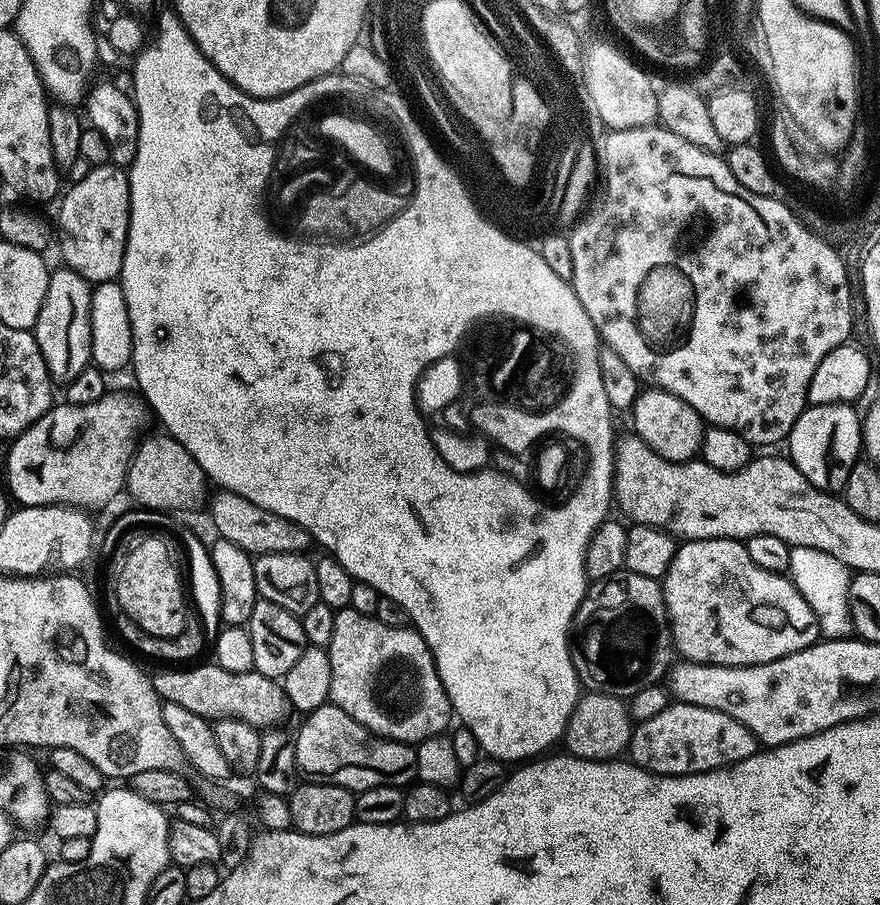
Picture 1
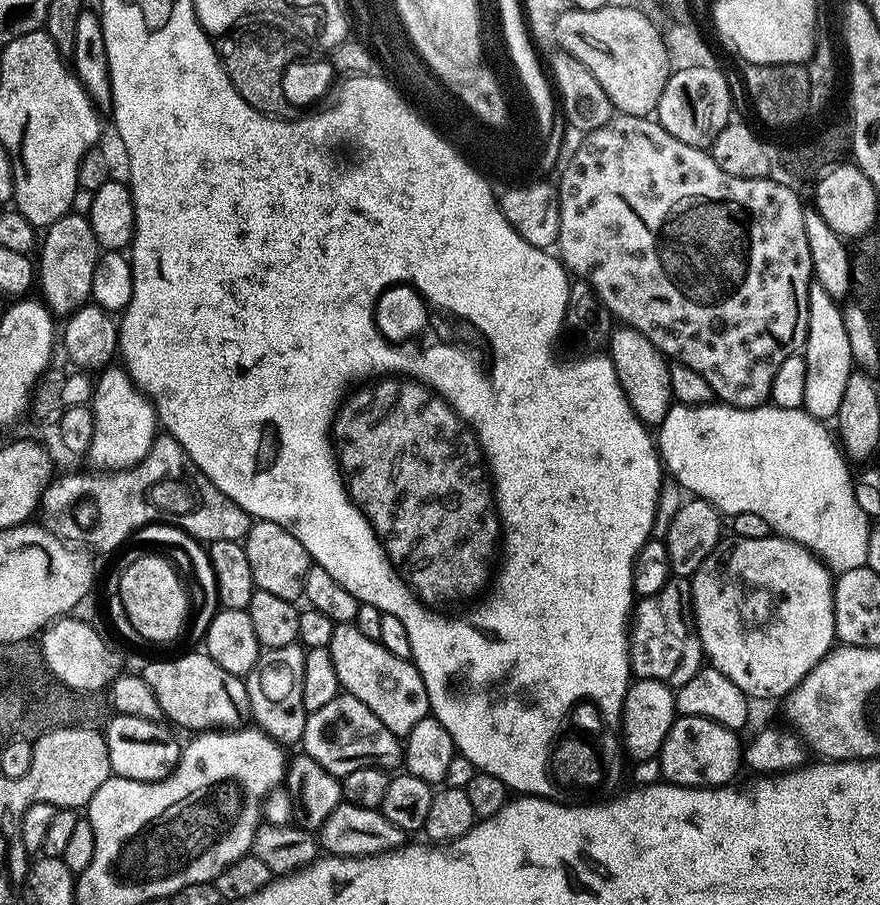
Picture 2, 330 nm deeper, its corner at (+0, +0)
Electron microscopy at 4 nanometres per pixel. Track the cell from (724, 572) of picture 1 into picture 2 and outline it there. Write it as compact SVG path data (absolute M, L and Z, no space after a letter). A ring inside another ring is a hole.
M785 536L746 538L736 540L733 545L721 568L699 568L690 580L690 604L696 607L694 628L703 655L709 656L715 668L753 701L787 697L837 643L833 573L816 553Z

